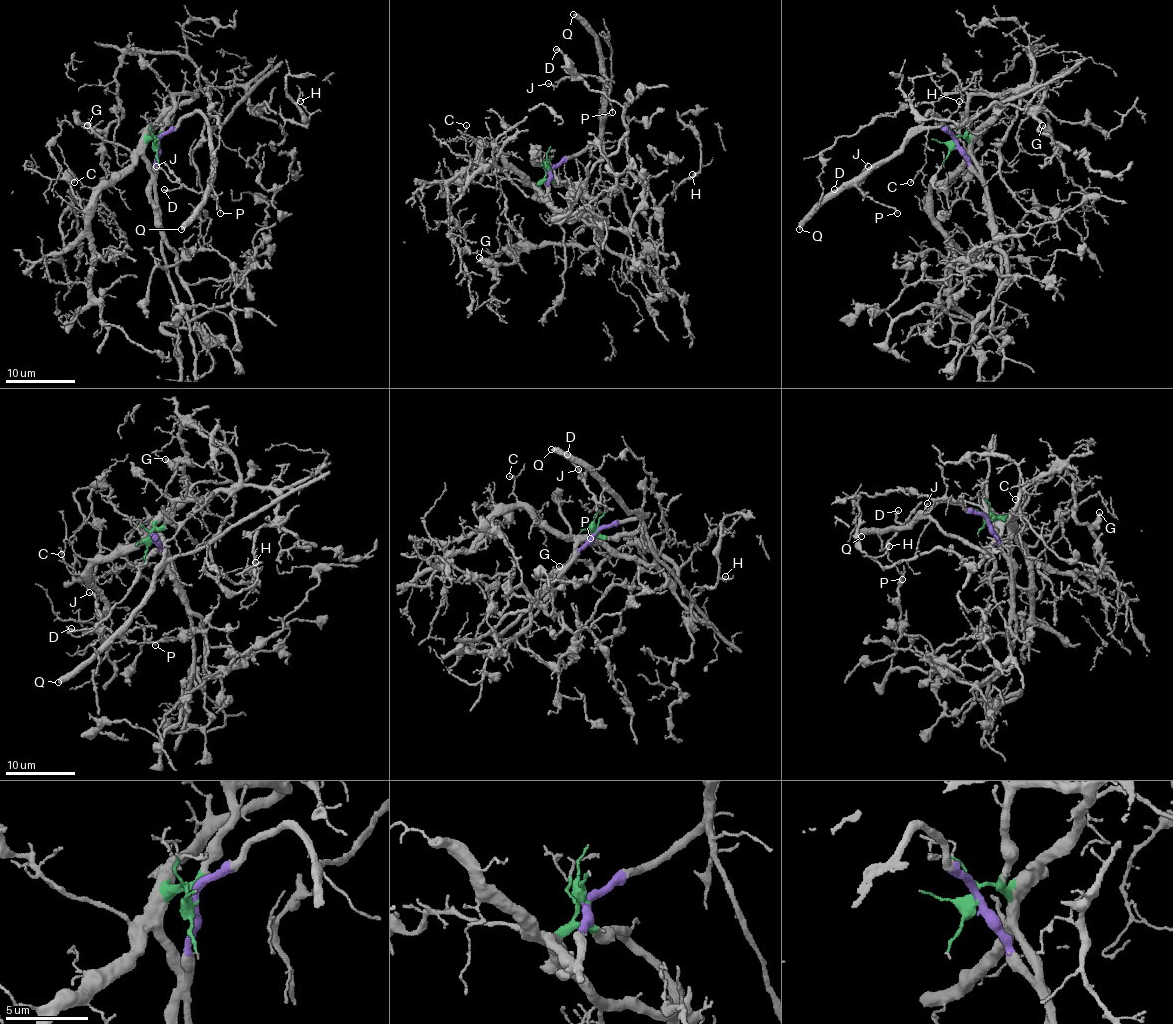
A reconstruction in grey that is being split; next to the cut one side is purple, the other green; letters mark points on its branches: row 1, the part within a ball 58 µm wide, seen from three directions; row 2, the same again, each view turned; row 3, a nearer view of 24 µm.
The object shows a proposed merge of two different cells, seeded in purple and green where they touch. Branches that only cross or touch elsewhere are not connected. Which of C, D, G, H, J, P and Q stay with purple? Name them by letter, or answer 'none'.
D, J, P, Q

